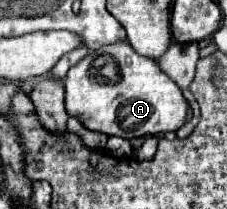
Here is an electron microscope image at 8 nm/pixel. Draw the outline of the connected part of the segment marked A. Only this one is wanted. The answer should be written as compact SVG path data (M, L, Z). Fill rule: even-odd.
M127 42L93 50L69 68L65 76L65 108L69 116L77 118L85 128L121 138L179 130L187 114L187 102L177 84L157 68L155 60L139 56ZM109 66L119 74L119 78L111 78L117 82L101 84L91 76L91 70L109 70Z

